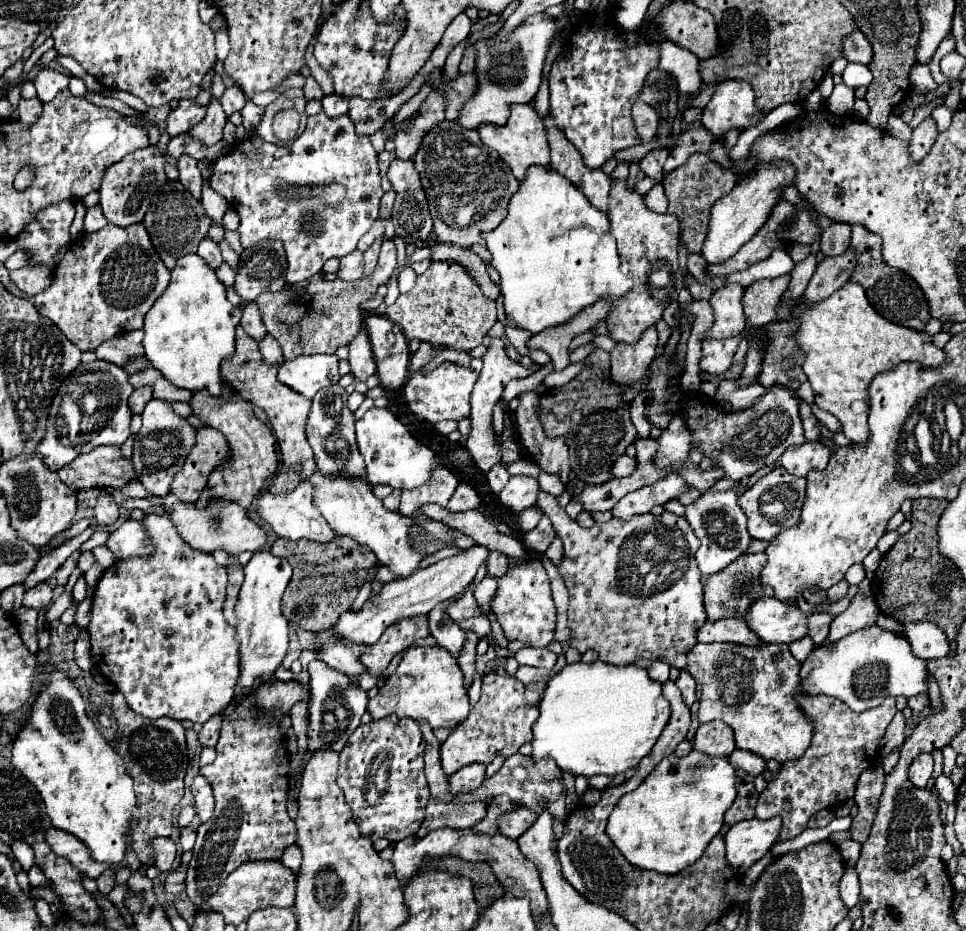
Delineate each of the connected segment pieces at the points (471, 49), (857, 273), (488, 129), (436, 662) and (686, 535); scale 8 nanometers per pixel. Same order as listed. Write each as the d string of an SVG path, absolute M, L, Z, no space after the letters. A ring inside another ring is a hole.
M469 45L463 55L459 71L461 74L472 72L475 70L476 51L474 45Z
M853 225L851 227L851 249L855 251L855 257L857 257L857 265L851 275L851 281L859 283L865 289L865 295L867 295L871 307L879 315L889 319L891 323L897 323L897 325L903 325L903 327L909 327L915 331L923 331L927 321L931 319L925 295L907 273L885 265L885 261L881 257L881 237L867 231L863 225Z
M515 105L515 109L511 109L511 117L509 123L503 127L497 125L483 125L483 129L479 129L481 141L495 149L503 161L511 167L513 175L517 177L517 181L523 181L527 175L527 169L531 165L541 165L541 167L549 167L549 141L547 141L547 133L545 133L545 125L539 119L539 115L535 113L535 109L531 105Z
M411 647L407 649L407 653L401 657L397 669L385 679L385 685L379 687L379 693L369 699L369 715L373 719L383 719L387 715L397 715L397 717L411 717L415 721L427 721L431 725L431 729L437 727L455 727L461 721L467 719L469 715L469 697L467 697L467 689L463 687L463 673L455 661L455 657L451 657L451 653L447 653L443 647Z
M539 493L537 505L543 509L543 513L551 519L555 533L563 541L565 557L561 565L557 567L559 573L565 577L565 585L569 589L569 629L571 629L571 647L577 647L577 651L585 653L587 649L593 649L599 653L599 659L611 665L637 665L643 669L649 669L655 659L667 661L671 667L683 669L687 667L687 649L697 645L697 631L705 625L705 613L703 613L703 585L701 585L701 573L695 565L695 551L699 549L701 541L695 537L689 521L681 515L667 513L655 517L651 513L647 515L635 515L631 521L611 519L609 523L595 523L591 529L579 527L569 515L559 507L553 505L553 495ZM649 533L659 535L661 547L651 555L651 547L647 549L643 545L645 537ZM669 563L669 575L665 575L665 581L659 581L659 573Z

